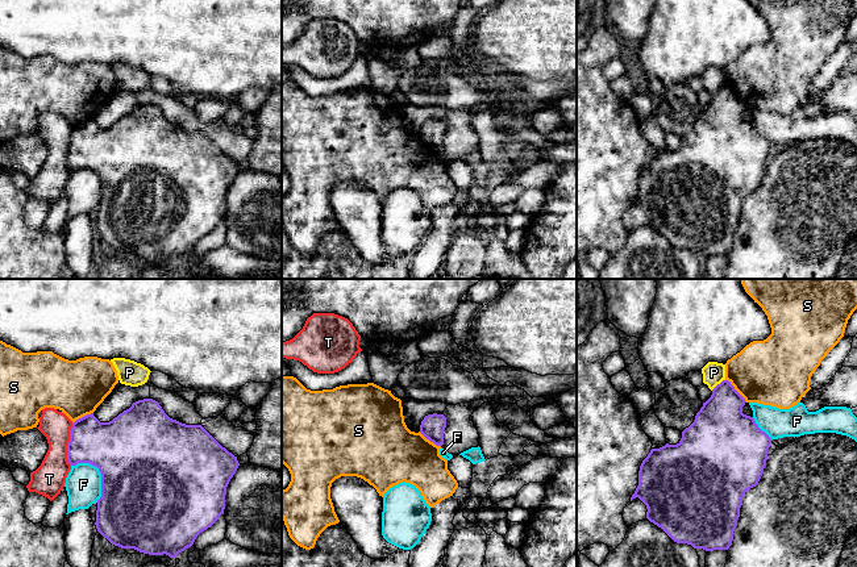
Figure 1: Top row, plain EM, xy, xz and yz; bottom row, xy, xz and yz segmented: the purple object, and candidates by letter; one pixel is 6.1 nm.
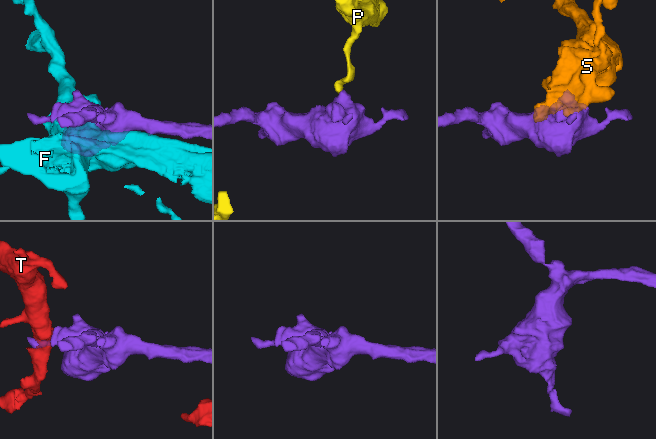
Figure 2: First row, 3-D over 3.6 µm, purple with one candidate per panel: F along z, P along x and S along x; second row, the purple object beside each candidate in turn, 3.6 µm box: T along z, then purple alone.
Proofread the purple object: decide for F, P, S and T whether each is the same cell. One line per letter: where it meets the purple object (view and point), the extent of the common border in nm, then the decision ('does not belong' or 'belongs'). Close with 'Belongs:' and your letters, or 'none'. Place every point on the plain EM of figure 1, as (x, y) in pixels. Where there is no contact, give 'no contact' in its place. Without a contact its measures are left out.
F: xy (100, 178) | 280 nm | does not belong
P: yz (718, 90) | 110 nm | does not belong
S: yz (736, 96) | 190 nm | does not belong
T: xy (69, 149) | 260 nm | does not belong
Belongs: none

